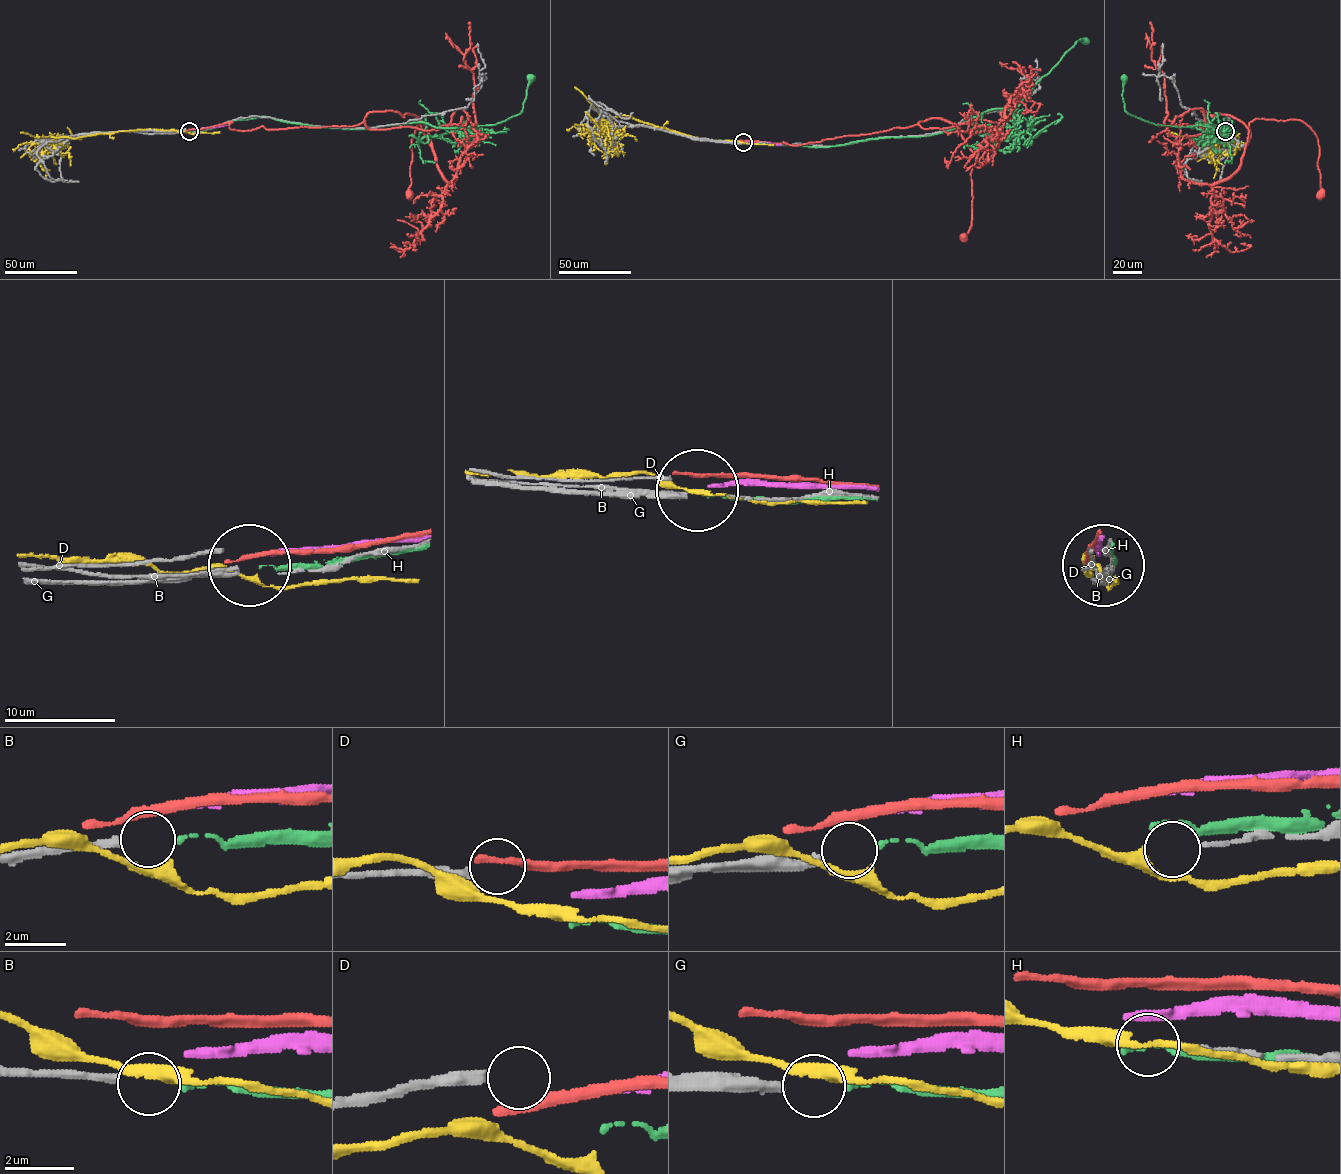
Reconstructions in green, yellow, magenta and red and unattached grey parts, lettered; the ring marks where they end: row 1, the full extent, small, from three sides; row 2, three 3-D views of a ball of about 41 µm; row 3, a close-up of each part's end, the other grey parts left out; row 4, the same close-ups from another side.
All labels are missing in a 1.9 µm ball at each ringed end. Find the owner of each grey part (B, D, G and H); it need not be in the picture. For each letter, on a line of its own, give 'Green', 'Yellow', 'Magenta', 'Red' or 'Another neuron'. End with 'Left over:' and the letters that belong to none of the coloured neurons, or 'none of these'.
B: Another neuron
D: Another neuron
G: Green
H: Yellow
Left over: B, D

